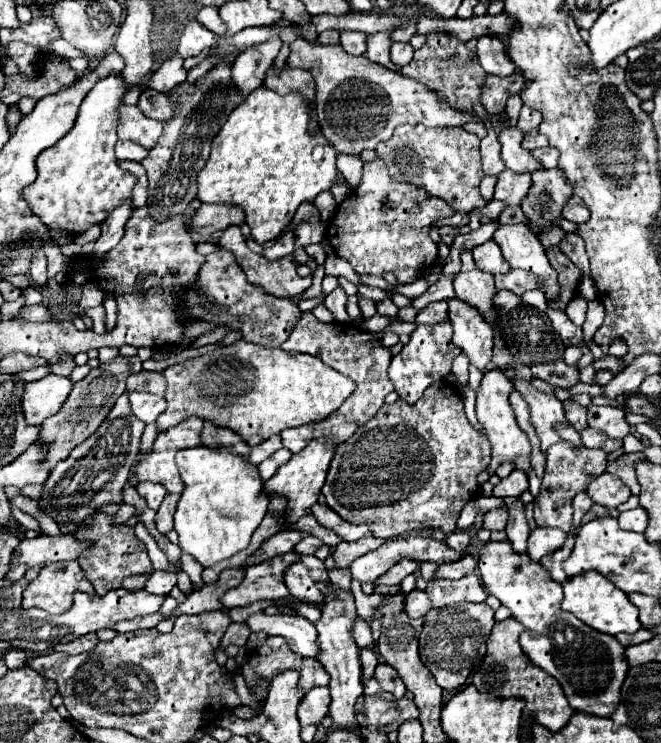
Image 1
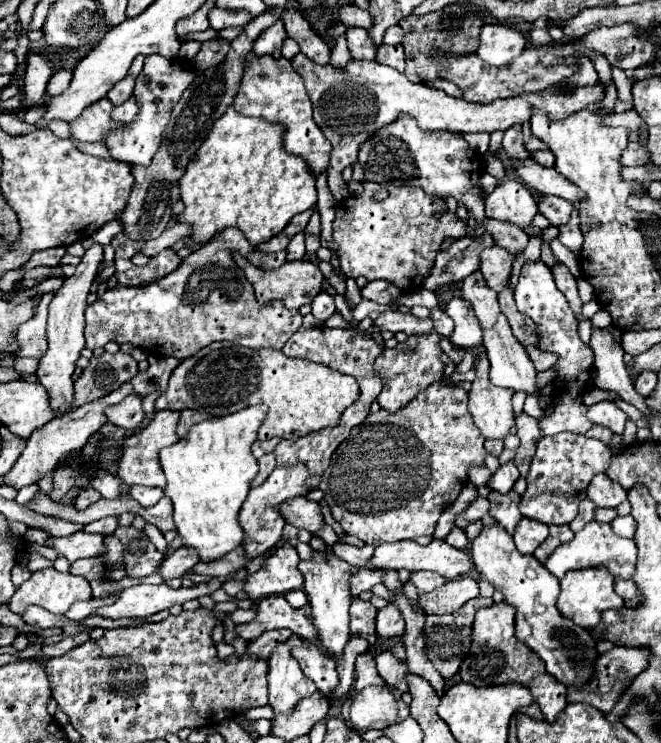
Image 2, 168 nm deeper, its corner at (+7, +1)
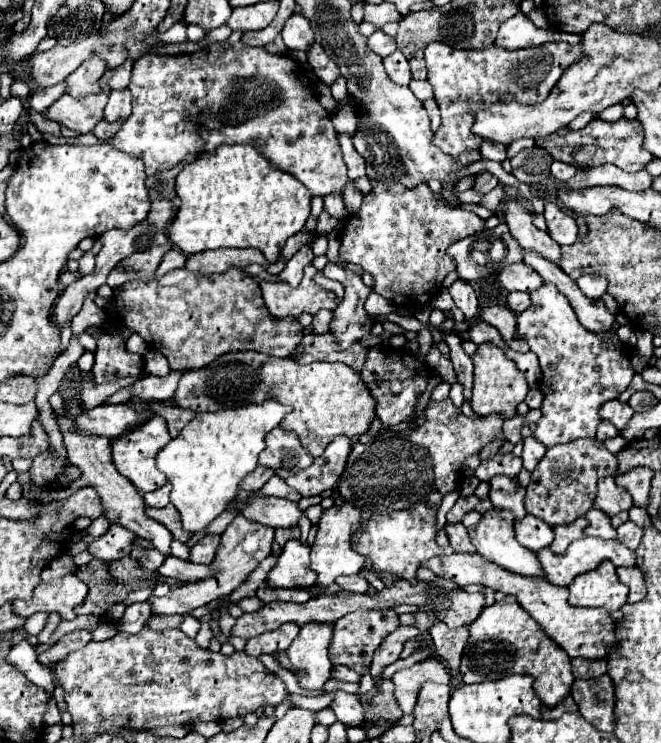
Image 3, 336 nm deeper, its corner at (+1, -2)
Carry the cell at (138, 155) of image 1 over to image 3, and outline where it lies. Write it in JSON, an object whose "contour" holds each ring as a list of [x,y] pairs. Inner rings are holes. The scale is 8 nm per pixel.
{"contour":[[[240,42],[226,48],[220,48],[220,44],[210,44],[194,54],[180,56],[146,54],[144,58],[138,58],[134,62],[128,88],[132,92],[132,114],[126,124],[108,140],[108,144],[124,154],[140,158],[146,164],[148,176],[172,168],[188,154],[214,152],[220,144],[240,144],[256,140],[260,152],[274,166],[282,166],[282,170],[294,174],[312,192],[312,196],[338,192],[348,180],[338,134],[328,120],[328,112],[318,102],[312,84],[300,64],[288,56],[274,56],[268,54],[264,48],[248,48]],[[204,110],[208,114],[216,114],[216,118],[204,118],[202,124],[198,120],[198,114],[202,114]]]}

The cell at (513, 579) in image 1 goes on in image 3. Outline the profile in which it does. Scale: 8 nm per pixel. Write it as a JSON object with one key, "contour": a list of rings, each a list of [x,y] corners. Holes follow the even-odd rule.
{"contour":[[[492,510],[486,512],[480,520],[478,526],[474,526],[470,532],[470,540],[476,546],[476,552],[480,556],[484,556],[486,560],[498,564],[500,568],[520,574],[520,576],[534,576],[534,578],[544,578],[544,570],[536,558],[536,554],[532,550],[526,550],[524,546],[518,544],[518,540],[514,538],[514,518],[510,512],[500,512],[500,510]]]}

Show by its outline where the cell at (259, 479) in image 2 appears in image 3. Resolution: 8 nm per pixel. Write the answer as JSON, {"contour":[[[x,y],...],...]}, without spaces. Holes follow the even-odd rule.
{"contour":[[[258,466],[250,476],[246,476],[246,480],[242,480],[240,488],[246,490],[246,492],[256,492],[256,490],[260,490],[260,488],[268,482],[268,478],[272,478],[272,476],[274,476],[274,472],[272,472],[270,468]]]}

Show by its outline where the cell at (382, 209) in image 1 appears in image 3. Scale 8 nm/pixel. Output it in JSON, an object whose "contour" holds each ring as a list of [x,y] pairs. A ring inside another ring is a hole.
{"contour":[[[378,184],[364,196],[358,214],[352,214],[342,228],[340,256],[354,262],[374,278],[374,292],[406,308],[420,308],[440,290],[444,278],[454,272],[454,262],[446,260],[446,248],[458,238],[484,230],[484,220],[470,210],[446,206],[428,184],[412,190],[402,184]]]}

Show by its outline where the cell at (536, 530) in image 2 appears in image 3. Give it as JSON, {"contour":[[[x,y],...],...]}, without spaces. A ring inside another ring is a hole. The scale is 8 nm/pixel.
{"contour":[[[526,514],[522,522],[516,522],[514,530],[516,530],[516,540],[532,552],[538,552],[550,546],[550,542],[554,540],[552,526],[548,526],[546,522],[540,522],[536,516],[530,516],[530,514]]]}

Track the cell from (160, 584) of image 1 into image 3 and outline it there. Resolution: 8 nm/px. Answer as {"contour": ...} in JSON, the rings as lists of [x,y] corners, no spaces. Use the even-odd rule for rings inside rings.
{"contour":[[[204,536],[192,550],[190,550],[190,562],[194,562],[194,564],[210,564],[212,560],[214,560],[214,556],[216,556],[216,548],[218,548],[218,544],[216,542],[220,542],[220,536]]]}

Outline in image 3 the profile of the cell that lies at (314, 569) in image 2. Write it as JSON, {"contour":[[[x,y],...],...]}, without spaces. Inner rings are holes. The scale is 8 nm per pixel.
{"contour":[[[344,504],[342,508],[332,506],[322,514],[318,522],[318,534],[310,552],[310,568],[318,574],[316,588],[326,596],[342,592],[340,586],[336,584],[336,578],[340,574],[358,574],[364,566],[364,556],[360,556],[352,548],[352,534],[358,528],[358,524],[360,524],[360,510],[352,504]]]}

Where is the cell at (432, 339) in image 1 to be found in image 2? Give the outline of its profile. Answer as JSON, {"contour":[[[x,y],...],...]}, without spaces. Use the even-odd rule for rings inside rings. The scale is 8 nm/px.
{"contour":[[[420,335],[420,337],[408,337],[406,343],[400,343],[394,349],[384,349],[376,361],[374,361],[374,371],[378,373],[378,377],[382,379],[384,387],[382,393],[378,395],[378,405],[382,409],[386,409],[388,413],[396,413],[398,409],[402,409],[404,405],[408,405],[422,389],[426,389],[428,385],[432,385],[434,381],[442,381],[444,379],[444,365],[438,359],[438,355],[442,353],[442,349],[438,347],[442,335]]]}

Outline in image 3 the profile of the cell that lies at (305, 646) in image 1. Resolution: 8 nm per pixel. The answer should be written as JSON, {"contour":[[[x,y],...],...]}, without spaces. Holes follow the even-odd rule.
{"contour":[[[334,690],[332,696],[334,696],[334,700],[332,700],[330,708],[334,710],[336,718],[342,724],[346,724],[346,726],[362,726],[366,722],[364,708],[362,708],[360,698],[356,694],[346,694],[342,690]]]}

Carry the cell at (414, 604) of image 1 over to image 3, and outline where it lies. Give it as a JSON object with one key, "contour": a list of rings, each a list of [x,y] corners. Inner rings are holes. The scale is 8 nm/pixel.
{"contour":[[[398,626],[392,634],[388,634],[388,638],[374,653],[370,664],[371,676],[380,676],[384,666],[388,666],[400,658],[400,652],[402,652],[405,642],[417,636],[418,630],[414,626]]]}

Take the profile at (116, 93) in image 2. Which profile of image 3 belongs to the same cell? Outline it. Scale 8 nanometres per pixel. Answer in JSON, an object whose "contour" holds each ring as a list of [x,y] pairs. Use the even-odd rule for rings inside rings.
{"contour":[[[124,88],[124,90],[112,90],[110,92],[110,100],[106,104],[106,110],[104,110],[104,118],[108,122],[116,120],[116,118],[124,118],[130,114],[130,90]]]}

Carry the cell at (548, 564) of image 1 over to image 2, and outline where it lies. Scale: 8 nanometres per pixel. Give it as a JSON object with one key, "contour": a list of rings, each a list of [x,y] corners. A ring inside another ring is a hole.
{"contour":[[[550,535],[550,537],[548,537],[548,539],[546,539],[546,541],[544,541],[536,551],[534,551],[534,557],[536,557],[540,563],[544,563],[544,561],[546,561],[546,557],[556,549],[556,545],[558,545],[558,543],[562,543],[562,541],[560,541],[558,537]]]}

